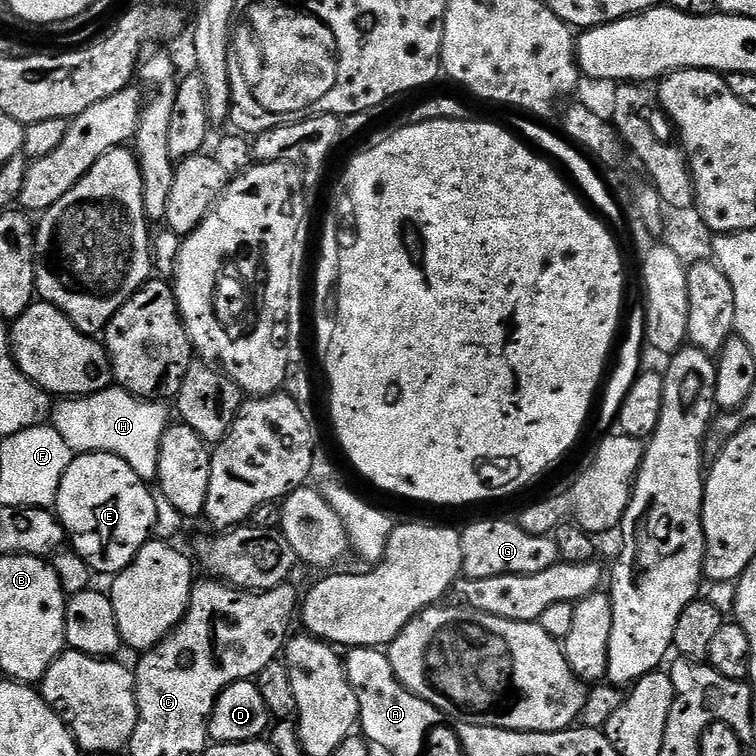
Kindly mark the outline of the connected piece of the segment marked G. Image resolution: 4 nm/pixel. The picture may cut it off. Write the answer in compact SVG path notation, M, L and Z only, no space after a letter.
M515 519L476 520L460 532L463 575L474 578L498 578L498 574L538 574L561 563L560 551L551 535L528 534Z

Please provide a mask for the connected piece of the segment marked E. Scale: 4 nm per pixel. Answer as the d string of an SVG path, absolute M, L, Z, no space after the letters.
M86 452L77 455L62 474L62 486L58 486L58 498L54 505L56 517L62 522L71 551L78 553L93 573L100 572L111 578L121 572L138 554L147 540L153 539L156 527L156 497L153 489L134 472L122 458L112 453Z

